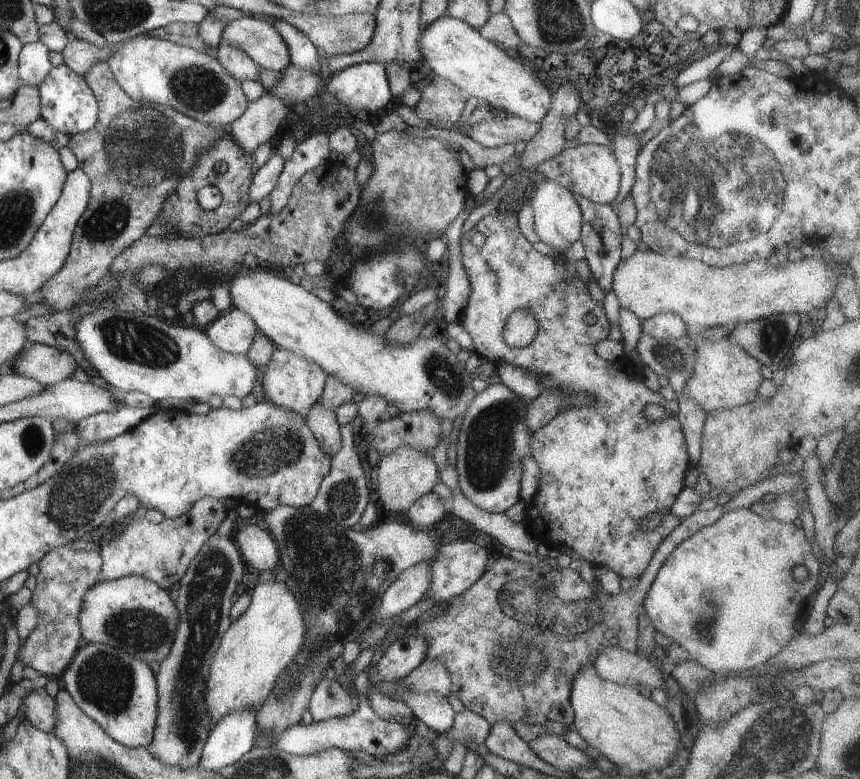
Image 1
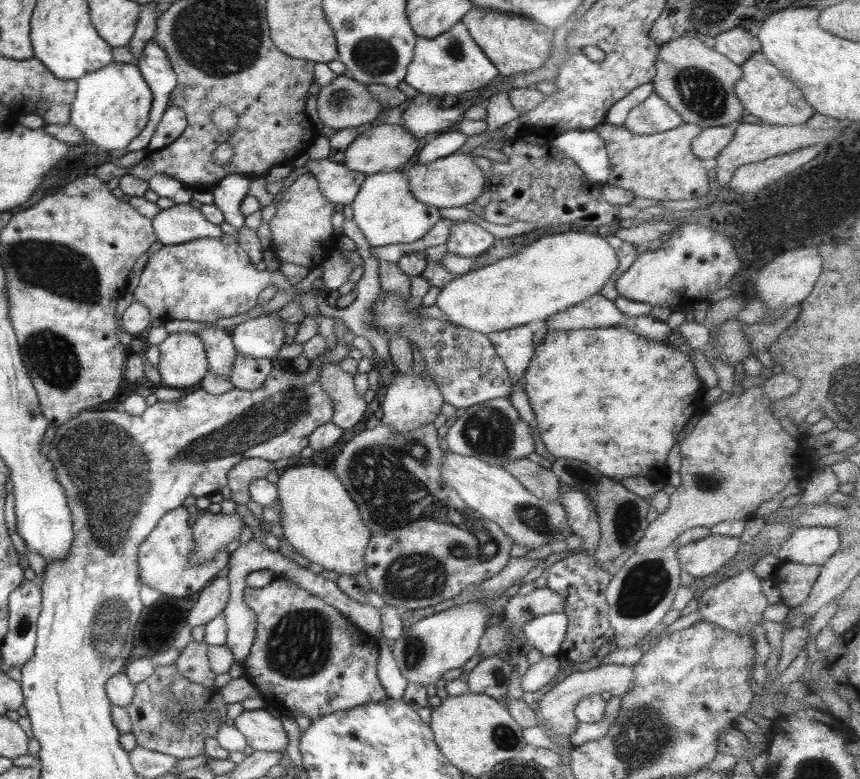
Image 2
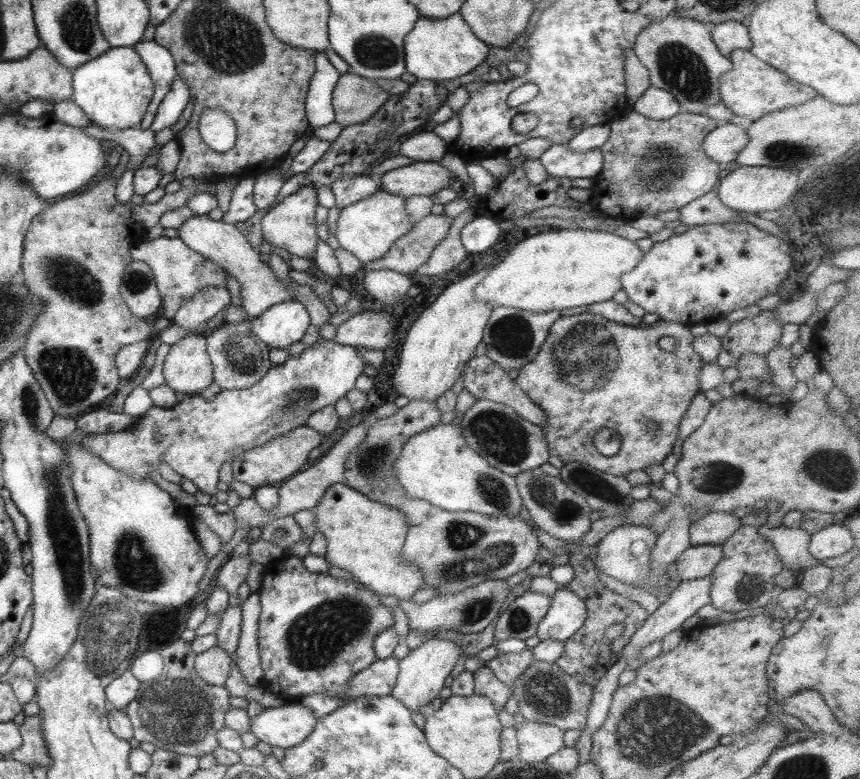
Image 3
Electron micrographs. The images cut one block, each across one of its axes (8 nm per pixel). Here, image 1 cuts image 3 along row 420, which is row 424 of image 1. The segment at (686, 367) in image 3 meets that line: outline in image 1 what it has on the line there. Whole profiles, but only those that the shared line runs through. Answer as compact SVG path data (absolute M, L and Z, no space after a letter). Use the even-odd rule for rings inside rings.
M492 211L481 219L465 234L460 236L460 251L462 258L462 265L467 273L468 281L470 282L470 293L467 299L467 304L462 310L459 322L463 325L463 328L469 333L472 338L472 344L476 354L481 356L484 360L489 361L495 365L499 361L503 361L530 371L535 371L542 378L542 385L545 389L563 389L568 393L574 393L581 391L586 397L589 397L592 402L585 407L568 407L564 411L559 411L553 418L538 428L530 438L530 456L537 462L539 470L541 470L541 478L539 478L539 488L537 488L537 494L533 495L533 498L529 502L529 506L526 506L524 521L528 531L536 538L538 542L541 542L547 546L560 547L563 549L569 548L574 552L574 555L579 557L580 560L587 561L590 565L595 567L607 567L613 572L616 572L620 577L631 578L633 580L645 570L653 551L659 546L659 543L667 536L675 526L677 526L681 519L674 514L669 513L669 508L673 504L675 497L679 494L679 491L683 488L683 472L689 467L688 456L686 453L686 442L684 439L681 425L676 419L676 412L678 411L678 404L675 399L666 400L659 395L659 393L651 392L648 390L641 380L637 378L627 379L625 374L625 368L620 362L609 362L600 359L596 355L597 351L593 350L593 345L600 340L603 340L607 336L609 330L609 324L605 319L601 304L595 302L589 298L585 288L582 288L578 283L578 276L575 272L575 264L571 261L567 261L563 257L555 258L555 256L546 256L535 251L519 229L517 228L517 212L499 213ZM481 232L485 237L485 241L481 247L475 247L471 243L471 237L476 233ZM516 308L529 309L538 322L535 336L527 347L510 347L505 344L503 337L501 336L505 320L513 310ZM588 312L594 314L593 324L585 324L583 322L583 316ZM647 404L659 404L668 412L667 418L654 424L649 424L645 418L643 418L643 409ZM653 512L663 512L664 517L661 520L659 526L655 527L653 531L641 532L637 529L639 521L643 520L647 515L653 514Z

